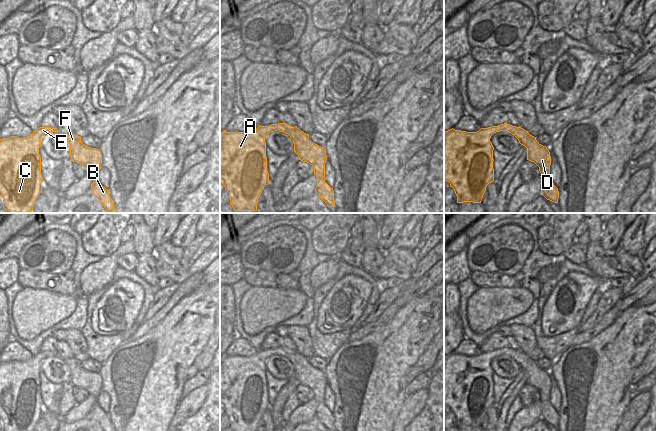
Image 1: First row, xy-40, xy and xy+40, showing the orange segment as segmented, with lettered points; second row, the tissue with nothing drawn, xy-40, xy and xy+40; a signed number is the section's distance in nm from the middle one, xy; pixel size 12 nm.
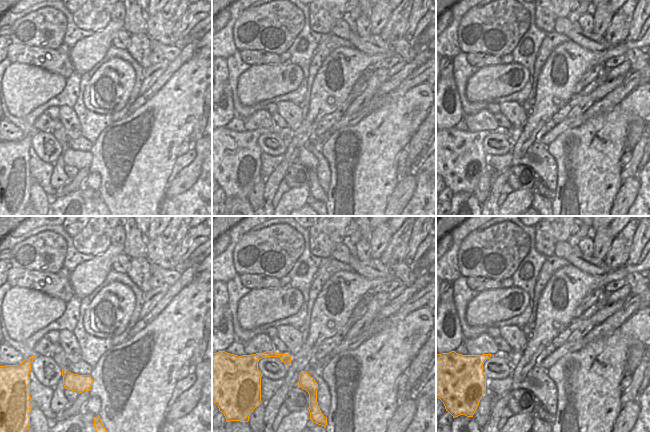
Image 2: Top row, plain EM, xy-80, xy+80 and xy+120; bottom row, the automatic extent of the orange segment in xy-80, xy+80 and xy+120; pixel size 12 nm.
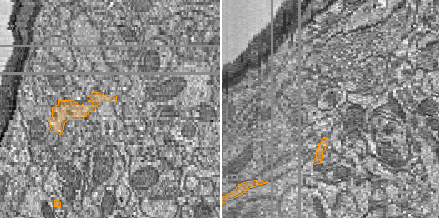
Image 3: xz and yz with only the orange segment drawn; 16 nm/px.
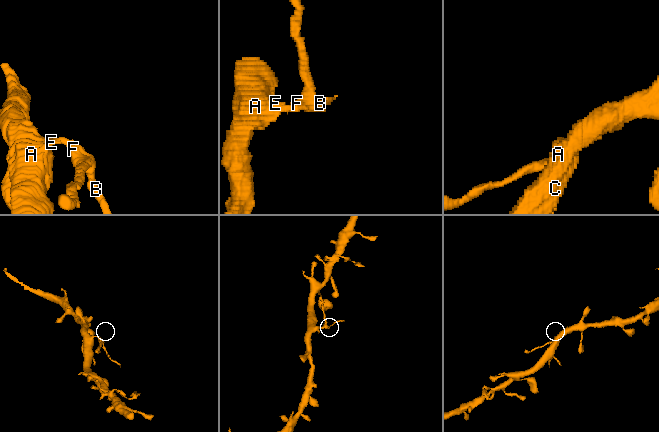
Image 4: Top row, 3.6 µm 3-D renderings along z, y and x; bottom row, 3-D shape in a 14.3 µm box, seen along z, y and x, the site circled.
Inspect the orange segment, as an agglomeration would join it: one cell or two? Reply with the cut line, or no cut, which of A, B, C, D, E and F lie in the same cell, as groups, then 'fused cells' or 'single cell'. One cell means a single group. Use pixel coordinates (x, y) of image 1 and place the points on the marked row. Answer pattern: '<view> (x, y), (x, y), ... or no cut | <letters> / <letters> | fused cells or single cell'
xy (297, 128), (287, 133) | A C E / B D F | fused cells

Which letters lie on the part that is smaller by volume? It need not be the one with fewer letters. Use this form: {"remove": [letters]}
{"remove": ["B", "D", "F"]}

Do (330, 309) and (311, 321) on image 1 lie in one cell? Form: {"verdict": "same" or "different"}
{"verdict": "different"}

